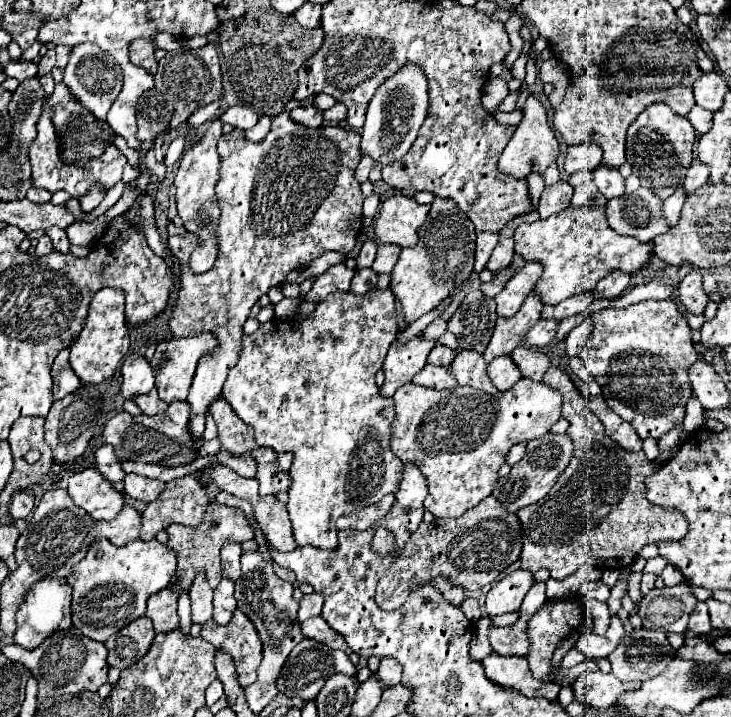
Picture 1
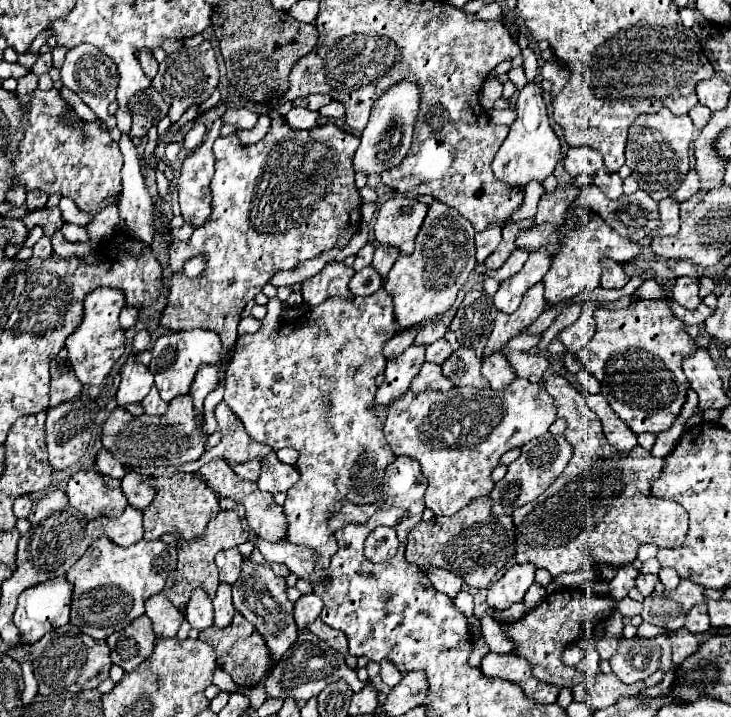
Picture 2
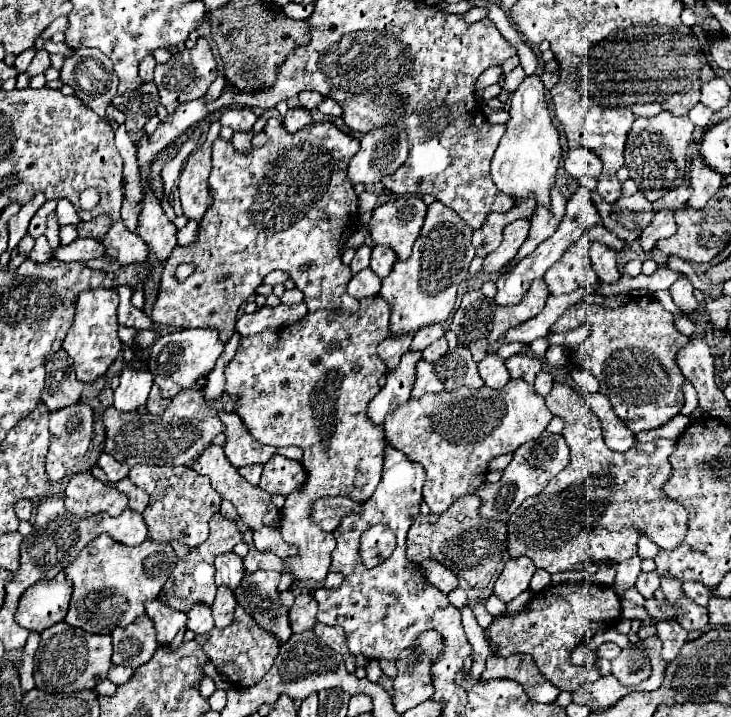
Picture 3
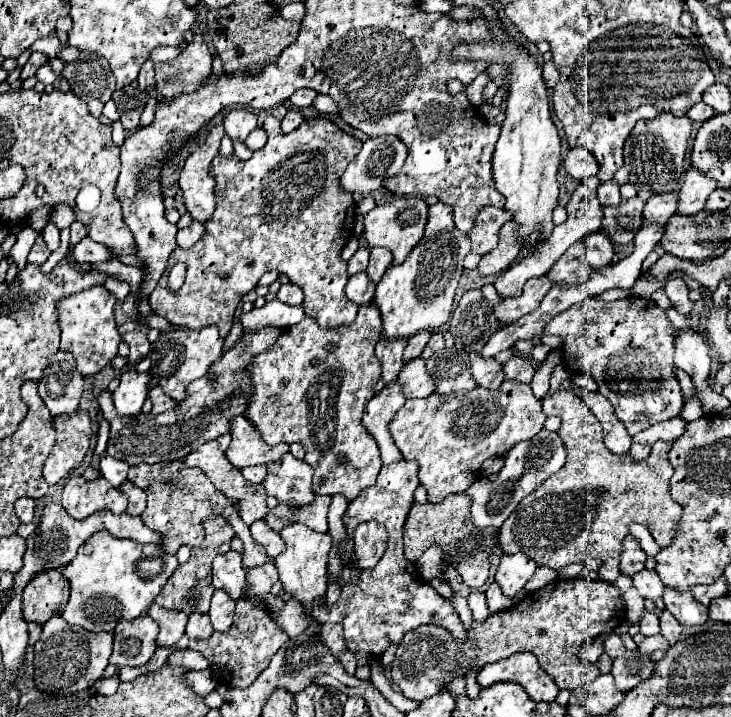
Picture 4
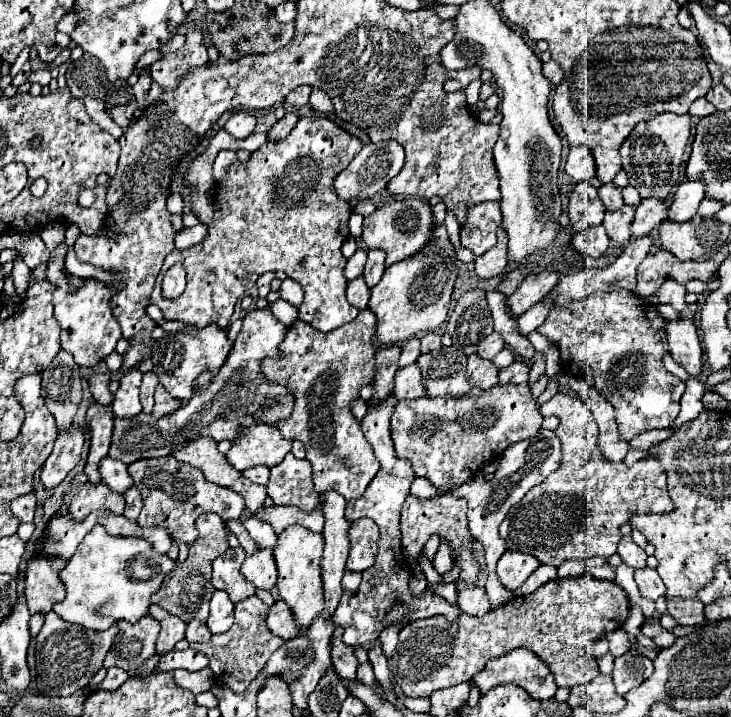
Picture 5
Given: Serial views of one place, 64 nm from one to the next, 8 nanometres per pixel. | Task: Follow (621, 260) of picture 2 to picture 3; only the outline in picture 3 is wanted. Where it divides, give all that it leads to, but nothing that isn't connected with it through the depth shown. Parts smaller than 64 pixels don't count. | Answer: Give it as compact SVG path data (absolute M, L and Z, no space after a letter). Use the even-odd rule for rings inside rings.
M604 224L588 228L576 242L572 242L568 252L564 252L562 258L544 274L544 282L548 284L548 292L552 296L570 294L578 288L592 288L598 282L590 258L592 242L600 242L614 252L622 252L628 248L628 244L624 244L624 240L614 236Z

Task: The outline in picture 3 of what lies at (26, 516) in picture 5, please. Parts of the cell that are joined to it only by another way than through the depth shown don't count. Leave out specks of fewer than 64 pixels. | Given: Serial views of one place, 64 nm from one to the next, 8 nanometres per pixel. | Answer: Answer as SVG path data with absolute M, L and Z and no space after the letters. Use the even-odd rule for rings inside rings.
M18 500L14 504L14 512L20 520L30 520L30 514L32 514L32 502L30 500Z

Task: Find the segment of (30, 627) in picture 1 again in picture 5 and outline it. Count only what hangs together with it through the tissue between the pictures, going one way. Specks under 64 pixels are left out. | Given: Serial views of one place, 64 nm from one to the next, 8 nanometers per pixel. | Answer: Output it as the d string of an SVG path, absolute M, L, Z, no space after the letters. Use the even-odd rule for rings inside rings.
M34 556L26 572L26 604L30 614L48 614L56 602L62 602L66 588L58 572L66 566L66 560L44 560Z

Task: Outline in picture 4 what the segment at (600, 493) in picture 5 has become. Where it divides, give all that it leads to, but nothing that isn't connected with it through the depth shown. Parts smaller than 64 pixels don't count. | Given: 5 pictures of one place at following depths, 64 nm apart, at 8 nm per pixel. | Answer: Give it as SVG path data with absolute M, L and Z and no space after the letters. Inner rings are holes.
M560 388L548 394L542 404L546 414L556 414L562 420L558 434L566 444L568 460L560 472L528 494L502 524L500 548L504 554L524 552L538 566L552 570L562 570L572 562L590 558L620 558L632 522L644 522L660 548L670 546L682 516L680 504L668 496L668 482L674 472L668 462L672 442L660 446L660 456L650 454L650 458L634 462L630 454L616 456L604 446L598 418L572 390Z

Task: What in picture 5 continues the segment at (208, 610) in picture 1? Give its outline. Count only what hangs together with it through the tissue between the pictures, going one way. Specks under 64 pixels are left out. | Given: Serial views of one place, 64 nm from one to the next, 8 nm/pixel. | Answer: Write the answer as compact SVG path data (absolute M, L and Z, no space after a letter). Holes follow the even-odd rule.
M192 620L192 622L186 626L186 640L188 640L188 642L208 642L210 636L212 636L212 634L210 634L206 622L202 622L202 620Z

